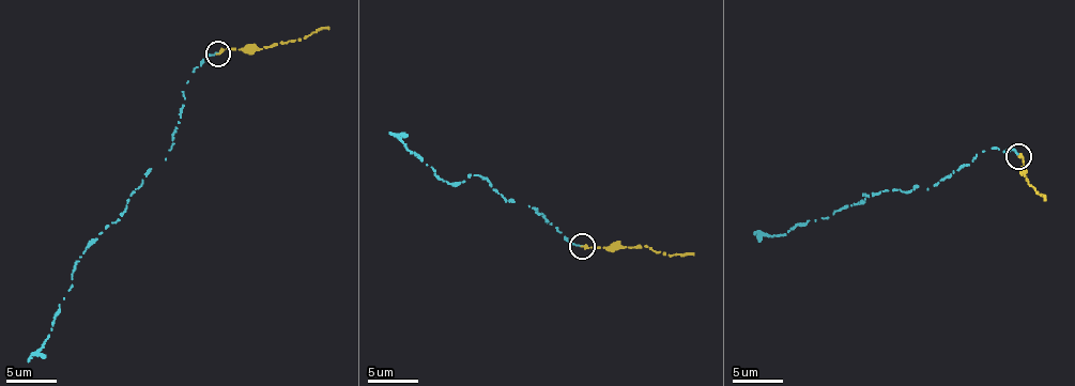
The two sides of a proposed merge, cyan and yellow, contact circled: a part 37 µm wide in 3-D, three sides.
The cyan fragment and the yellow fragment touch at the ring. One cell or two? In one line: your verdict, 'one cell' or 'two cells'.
two cells

